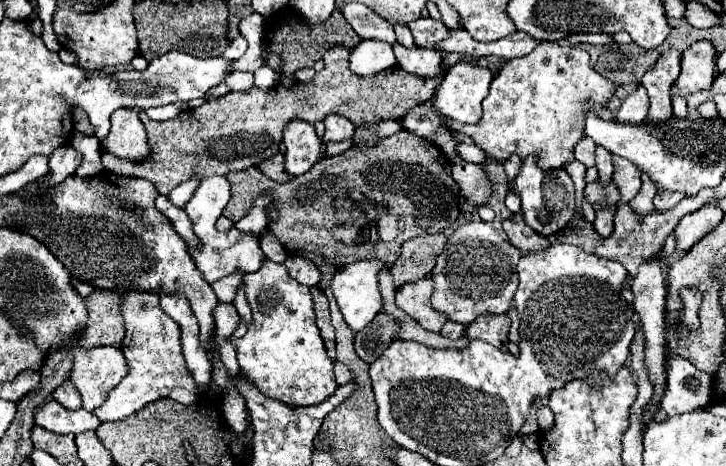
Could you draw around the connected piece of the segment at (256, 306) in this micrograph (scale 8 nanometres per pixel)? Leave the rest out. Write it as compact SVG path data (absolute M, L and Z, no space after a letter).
M265 260L255 274L245 274L243 284L253 322L243 338L227 338L227 342L237 348L241 376L255 384L265 396L291 408L319 404L329 398L337 390L337 384L333 362L315 326L309 288L293 280L283 264L271 260Z

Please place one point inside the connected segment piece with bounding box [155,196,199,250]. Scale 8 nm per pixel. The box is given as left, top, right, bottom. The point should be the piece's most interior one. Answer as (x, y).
(180, 220)

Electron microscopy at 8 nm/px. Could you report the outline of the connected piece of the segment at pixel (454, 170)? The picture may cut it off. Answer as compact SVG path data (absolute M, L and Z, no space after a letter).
M459 156L451 160L451 176L459 184L461 198L471 206L487 204L491 196L491 182L481 164L463 162Z

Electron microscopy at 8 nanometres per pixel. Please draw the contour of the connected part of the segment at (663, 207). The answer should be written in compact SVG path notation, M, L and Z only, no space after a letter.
M657 192L657 196L653 198L653 204L655 204L657 212L667 212L667 210L675 208L681 198L683 198L683 194L679 194L679 192Z

